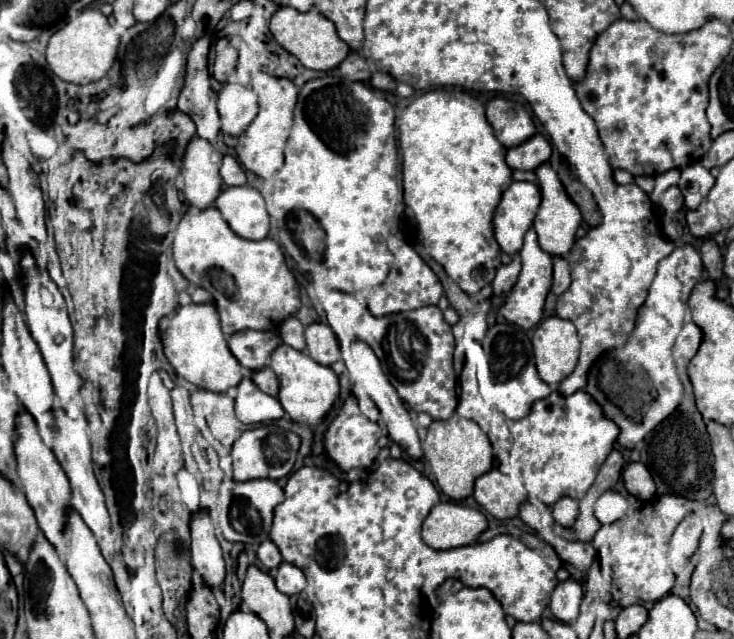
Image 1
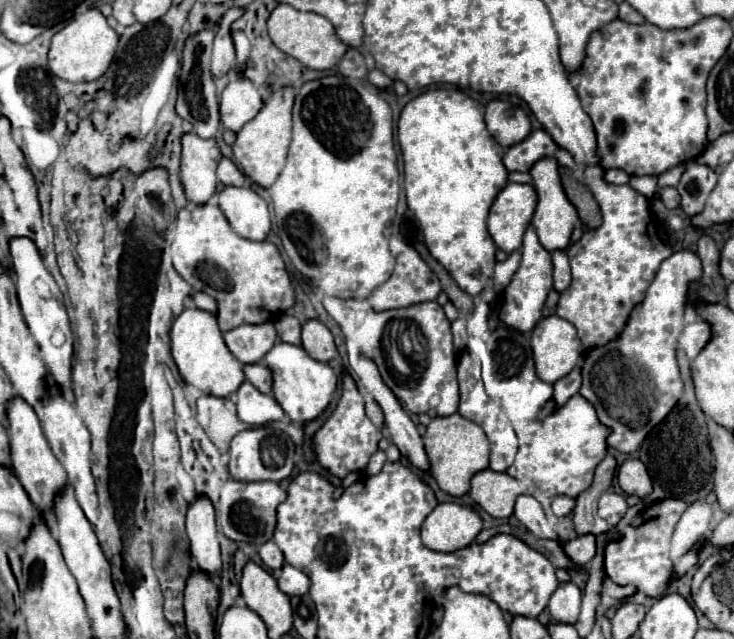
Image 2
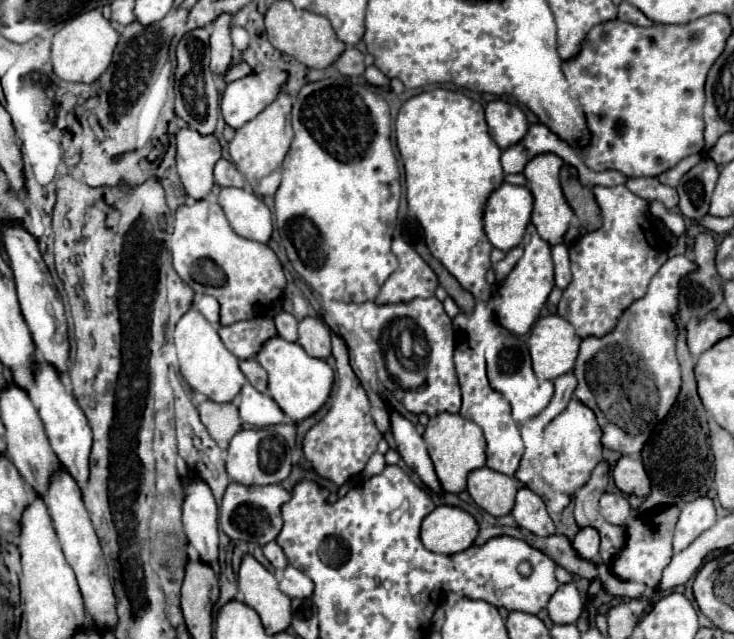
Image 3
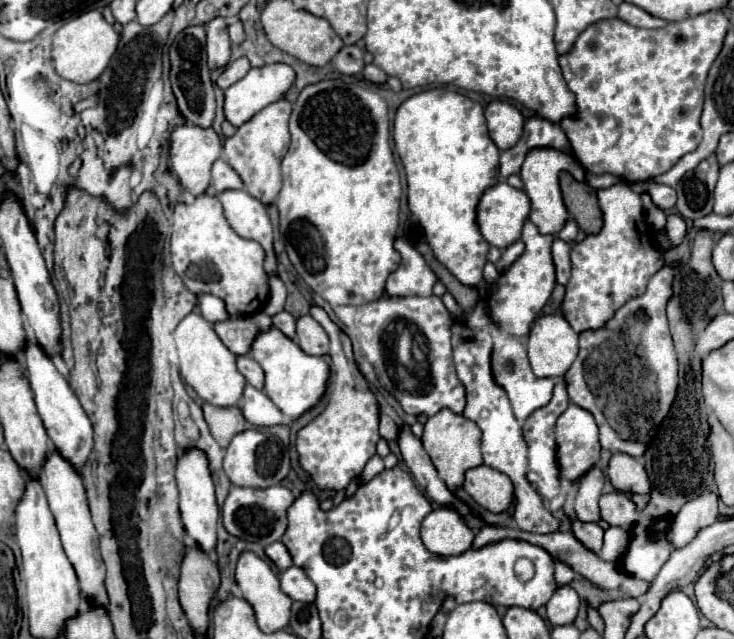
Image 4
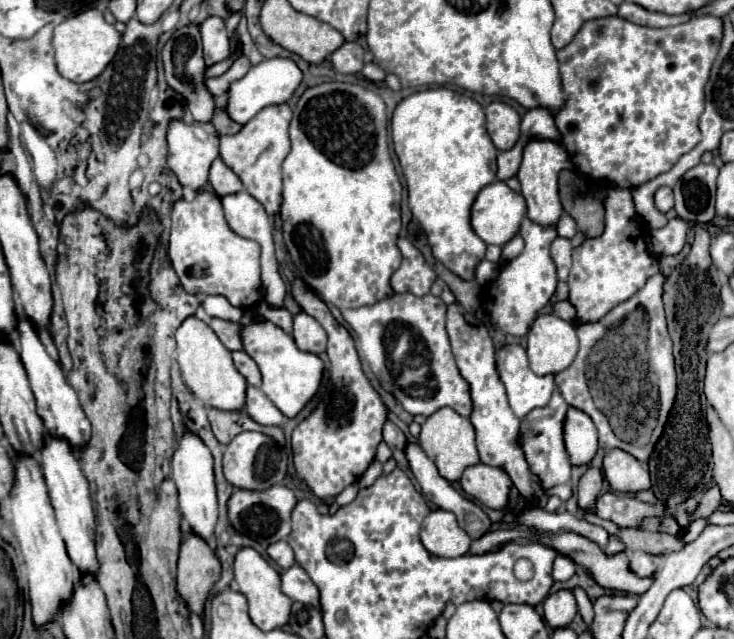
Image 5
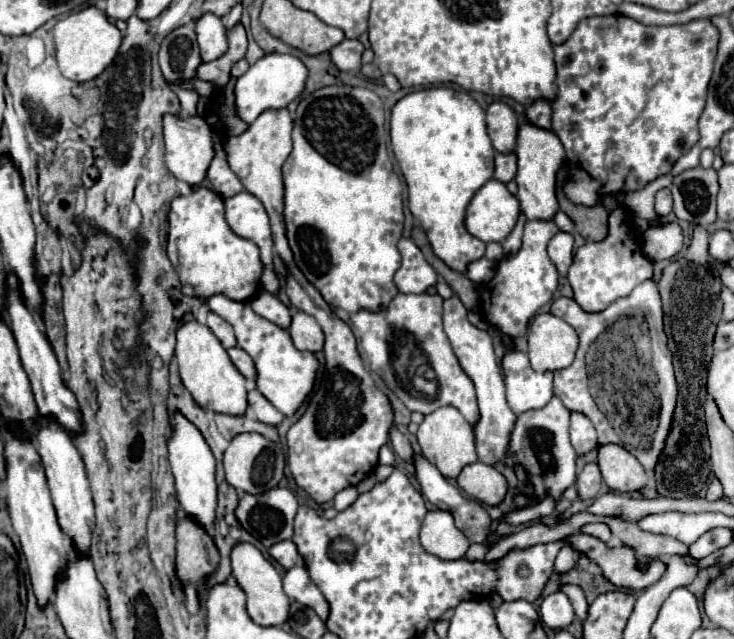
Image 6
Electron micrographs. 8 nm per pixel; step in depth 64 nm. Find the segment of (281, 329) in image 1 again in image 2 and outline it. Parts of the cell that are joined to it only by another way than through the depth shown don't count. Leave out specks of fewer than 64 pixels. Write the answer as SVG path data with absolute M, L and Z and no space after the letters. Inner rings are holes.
M280 314L274 324L276 324L278 336L280 336L282 342L300 346L300 322L298 322L294 316L290 316L290 314Z

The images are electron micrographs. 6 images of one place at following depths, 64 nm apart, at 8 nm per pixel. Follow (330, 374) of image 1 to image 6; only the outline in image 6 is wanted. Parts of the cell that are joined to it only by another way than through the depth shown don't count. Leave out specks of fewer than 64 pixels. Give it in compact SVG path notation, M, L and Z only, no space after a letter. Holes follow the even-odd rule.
M216 294L206 304L212 312L216 312L224 320L228 320L228 324L232 324L238 346L252 356L252 360L256 364L256 388L284 416L292 416L314 386L314 378L316 378L316 370L318 370L316 356L312 352L296 350L290 340L290 334L284 328L272 324L270 320L256 316L256 312L252 312L248 302L236 302L236 300L228 300L228 296L224 296L224 294Z

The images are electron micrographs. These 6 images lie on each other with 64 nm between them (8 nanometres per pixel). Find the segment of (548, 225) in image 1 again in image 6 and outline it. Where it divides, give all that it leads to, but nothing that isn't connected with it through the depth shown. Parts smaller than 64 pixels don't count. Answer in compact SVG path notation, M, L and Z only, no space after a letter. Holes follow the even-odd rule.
M524 120L518 128L518 142L516 142L516 158L518 158L518 172L516 172L516 184L518 184L518 202L522 212L528 220L552 220L554 212L558 210L556 202L556 172L564 164L564 146L560 144L560 138L546 128L534 126Z

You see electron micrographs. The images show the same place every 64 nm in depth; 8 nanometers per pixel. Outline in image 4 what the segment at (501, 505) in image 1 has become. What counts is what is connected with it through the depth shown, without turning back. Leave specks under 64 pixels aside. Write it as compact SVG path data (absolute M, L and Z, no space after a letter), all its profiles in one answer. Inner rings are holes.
M484 464L466 472L462 488L474 498L474 502L496 514L508 510L514 494L512 480L506 474Z

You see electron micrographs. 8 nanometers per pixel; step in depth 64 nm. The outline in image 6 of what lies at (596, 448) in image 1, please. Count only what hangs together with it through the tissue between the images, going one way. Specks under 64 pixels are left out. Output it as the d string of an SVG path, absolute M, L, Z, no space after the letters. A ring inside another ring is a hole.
M572 412L570 440L572 440L572 446L576 448L578 454L586 454L586 452L590 452L590 450L594 450L598 446L594 424L584 414Z

